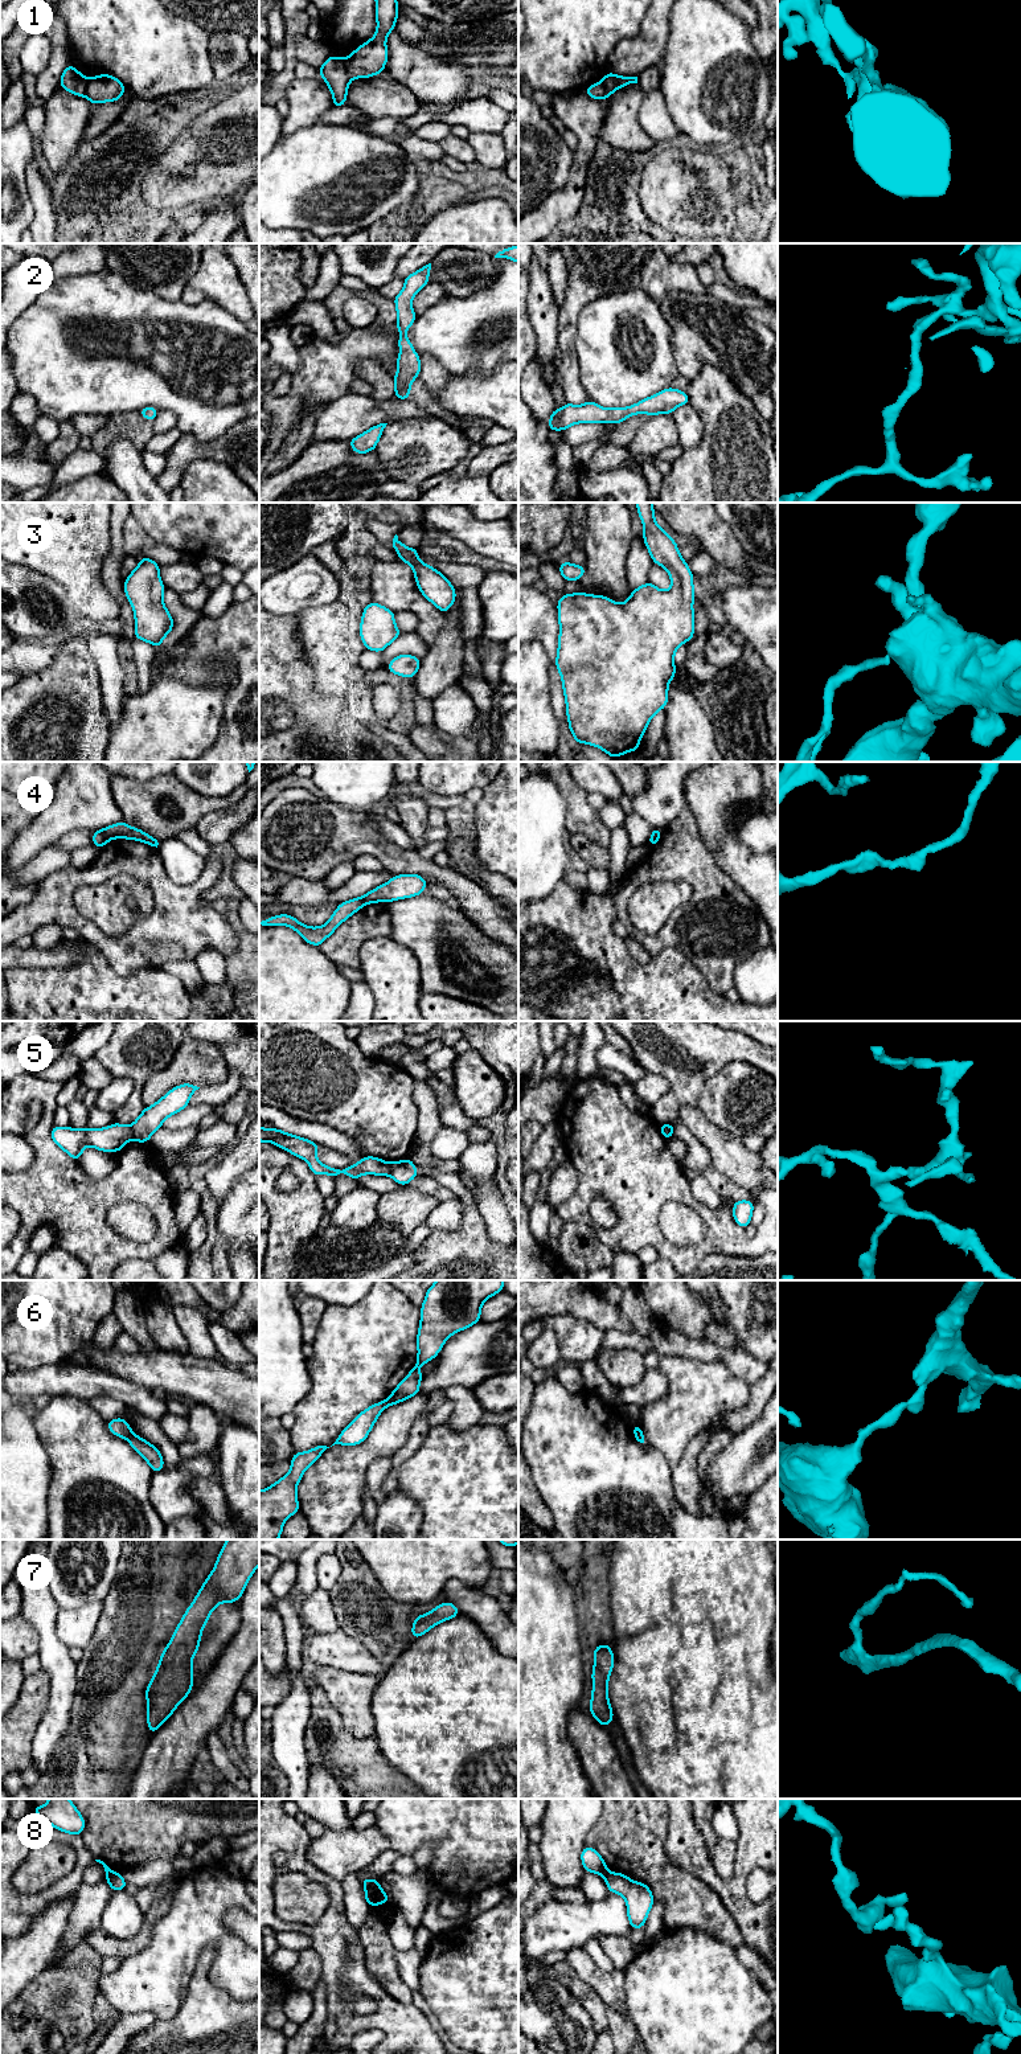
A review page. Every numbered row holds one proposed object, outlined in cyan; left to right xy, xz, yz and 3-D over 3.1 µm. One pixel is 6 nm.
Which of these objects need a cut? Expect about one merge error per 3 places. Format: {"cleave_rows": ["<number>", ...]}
{"cleave_rows": ["1", "4", "5", "6", "8"]}

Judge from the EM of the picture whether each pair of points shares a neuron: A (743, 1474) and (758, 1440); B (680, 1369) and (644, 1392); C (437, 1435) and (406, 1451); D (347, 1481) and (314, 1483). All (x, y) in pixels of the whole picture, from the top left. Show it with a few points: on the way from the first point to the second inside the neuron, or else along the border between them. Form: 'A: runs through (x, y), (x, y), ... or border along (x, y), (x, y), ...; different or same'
A: runs through (743, 1466), (758, 1448); same
B: border along (657, 1368), (668, 1382), (668, 1390), (648, 1405); different
C: border along (430, 1427), (422, 1444), (401, 1466); different
D: runs through (339, 1481), (322, 1483); same

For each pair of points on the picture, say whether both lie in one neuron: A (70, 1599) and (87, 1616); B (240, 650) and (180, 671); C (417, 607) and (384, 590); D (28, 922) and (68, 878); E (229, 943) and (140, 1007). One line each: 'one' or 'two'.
A: two
B: one
C: one
D: one
E: two

